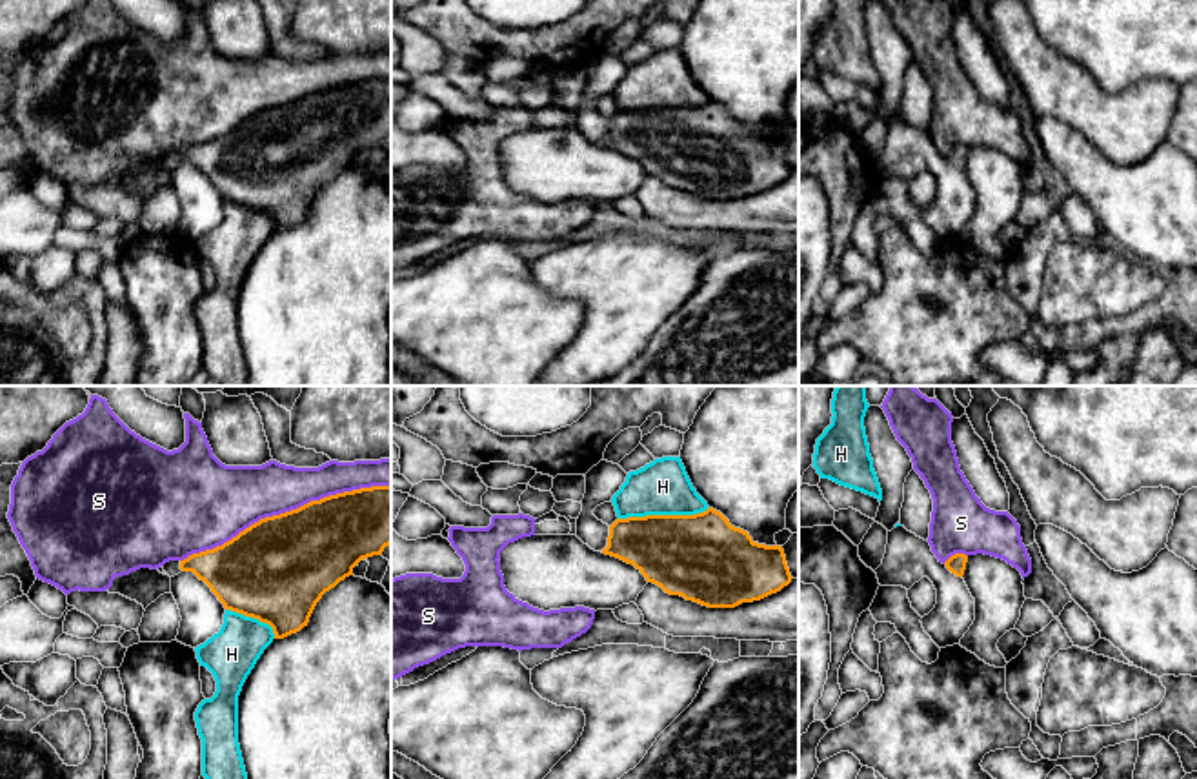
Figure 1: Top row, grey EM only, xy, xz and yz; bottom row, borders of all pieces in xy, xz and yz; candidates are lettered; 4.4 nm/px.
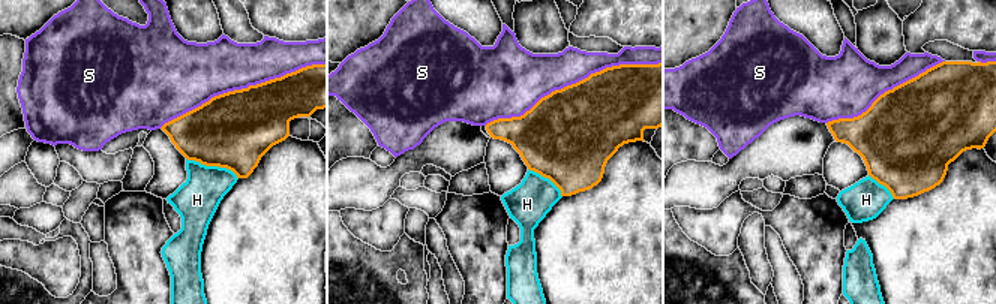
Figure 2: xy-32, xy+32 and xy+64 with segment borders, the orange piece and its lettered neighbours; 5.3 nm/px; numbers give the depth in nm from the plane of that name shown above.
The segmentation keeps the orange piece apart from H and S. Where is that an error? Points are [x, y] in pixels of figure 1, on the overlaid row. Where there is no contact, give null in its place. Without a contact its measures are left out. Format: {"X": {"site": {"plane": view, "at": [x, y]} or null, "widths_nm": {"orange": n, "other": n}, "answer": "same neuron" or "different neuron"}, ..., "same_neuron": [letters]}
{"H": {"site": {"plane": "xz", "at": [663, 515]}, "widths_nm": {"orange": 380, "other": 240}, "answer": "different neuron"}, "S": {"site": {"plane": "xy", "at": [286, 512]}, "widths_nm": {"orange": 440, "other": 280}, "answer": "different neuron"}, "same_neuron": []}

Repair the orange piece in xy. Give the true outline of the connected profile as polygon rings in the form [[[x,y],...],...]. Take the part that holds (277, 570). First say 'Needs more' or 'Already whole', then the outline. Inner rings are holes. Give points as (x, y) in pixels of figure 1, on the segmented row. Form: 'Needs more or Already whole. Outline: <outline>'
Needs more. Outline: [[[371,486],[260,519],[222,546],[169,561],[162,568],[169,577],[193,572],[226,610],[258,619],[273,628],[275,639],[284,639],[307,626],[322,595],[353,575],[362,559],[382,555],[389,544],[391,486]]]

